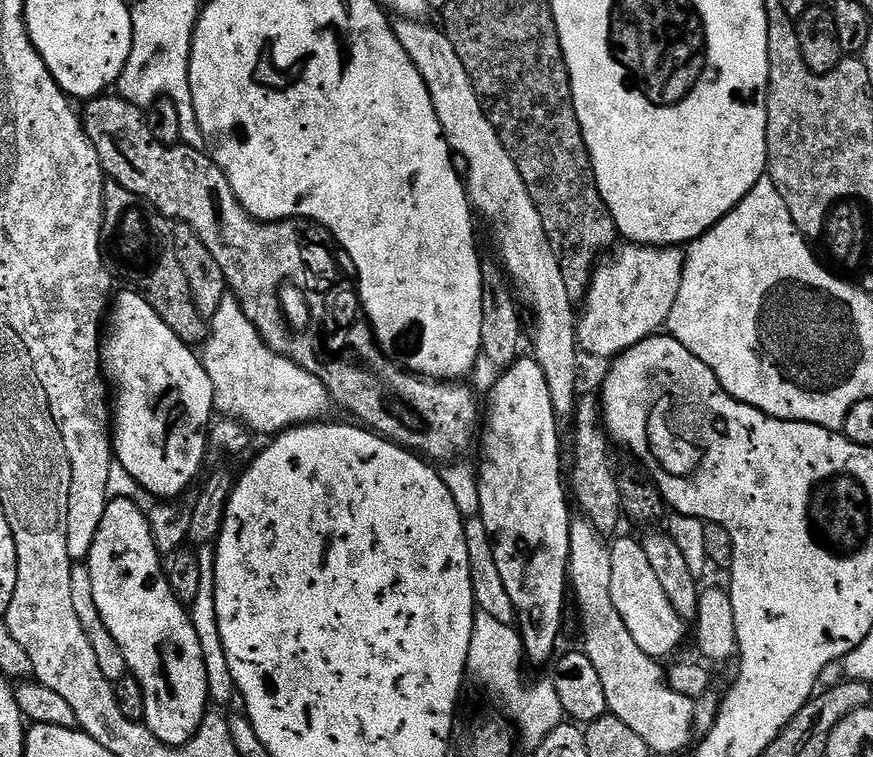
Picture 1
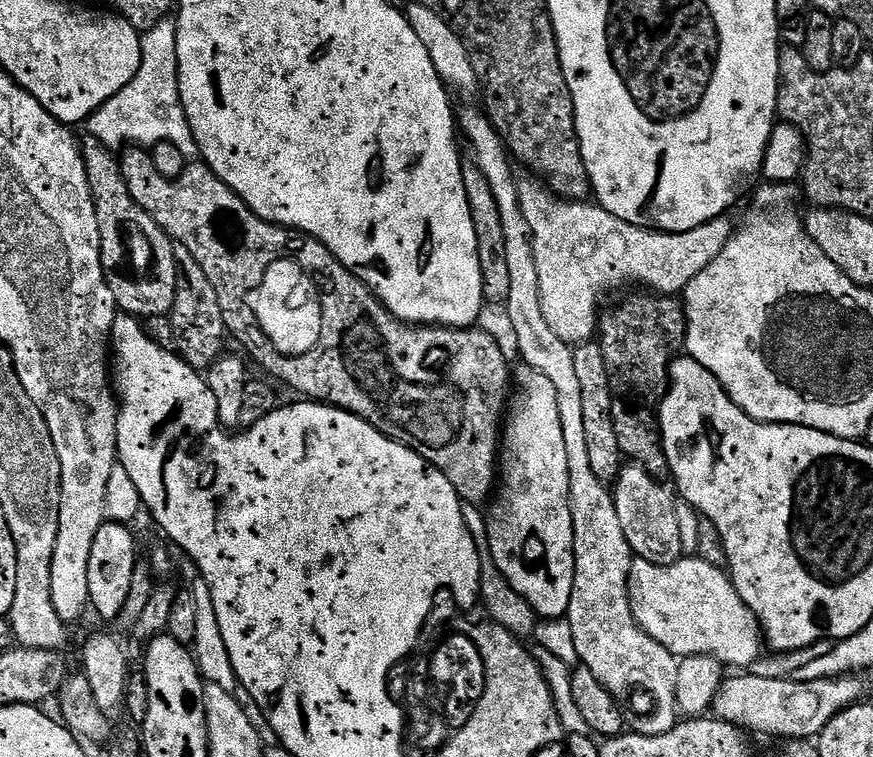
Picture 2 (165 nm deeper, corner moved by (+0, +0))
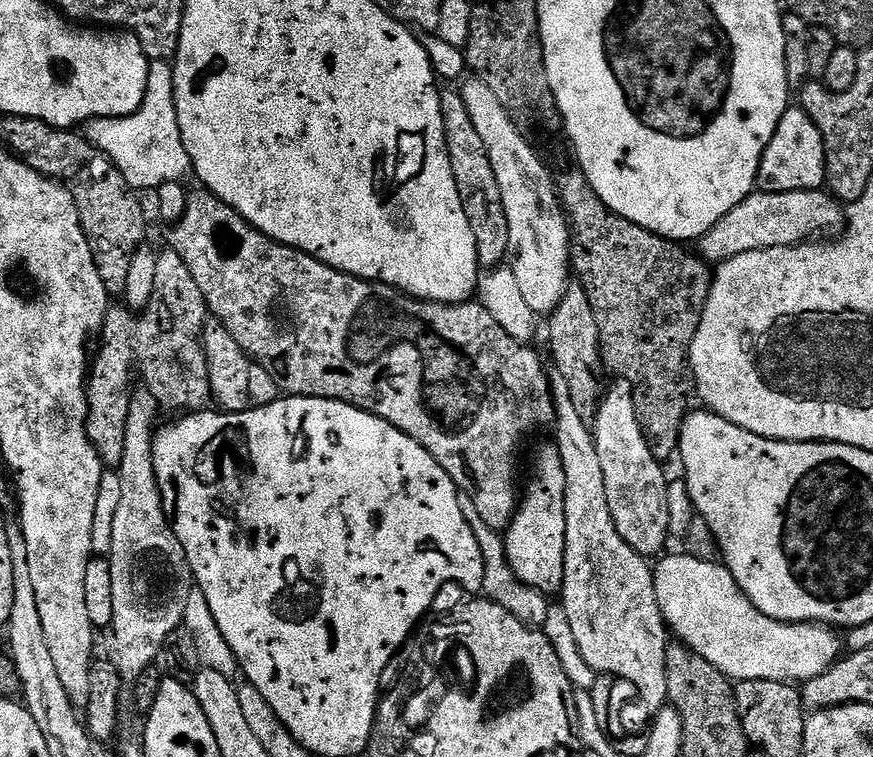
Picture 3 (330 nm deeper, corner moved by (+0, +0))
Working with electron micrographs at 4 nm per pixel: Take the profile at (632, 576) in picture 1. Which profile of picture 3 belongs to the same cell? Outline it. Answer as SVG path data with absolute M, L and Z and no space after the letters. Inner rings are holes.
M687 554L679 555L665 555L659 561L661 564L657 563L654 568L658 606L664 615L664 622L679 643L702 654L702 658L706 658L710 666L714 666L729 680L803 682L822 674L830 665L841 659L842 636L839 631L822 624L784 624L780 620L770 618L758 611L750 602L750 598L746 598L746 594L723 563L702 562Z

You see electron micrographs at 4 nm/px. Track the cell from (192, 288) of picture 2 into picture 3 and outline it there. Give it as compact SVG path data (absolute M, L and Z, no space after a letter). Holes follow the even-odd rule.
M165 250L159 253L155 267L154 290L149 304L142 311L139 317L141 320L130 320L130 317L131 311L125 305L109 307L100 331L100 348L97 356L95 353L89 371L89 411L85 428L105 467L112 470L119 467L122 451L125 449L129 400L134 384L132 376L137 364L144 371L143 385L152 392L159 409L165 413L203 411L212 400L207 356L203 346L204 324L209 320L210 313L202 290L198 290L198 282L194 282L194 274L190 274L190 266L182 262L177 252Z

